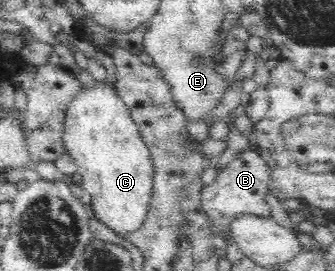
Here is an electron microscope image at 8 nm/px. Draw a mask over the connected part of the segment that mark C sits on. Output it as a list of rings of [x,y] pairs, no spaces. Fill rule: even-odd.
[[[101,81],[93,87],[84,87],[82,84],[82,89],[65,107],[62,141],[66,154],[69,154],[77,164],[78,173],[82,177],[80,185],[92,195],[92,209],[95,216],[109,224],[109,227],[118,234],[139,228],[141,222],[145,220],[152,197],[154,161],[136,121],[132,119],[129,106],[125,104],[117,89]]]

